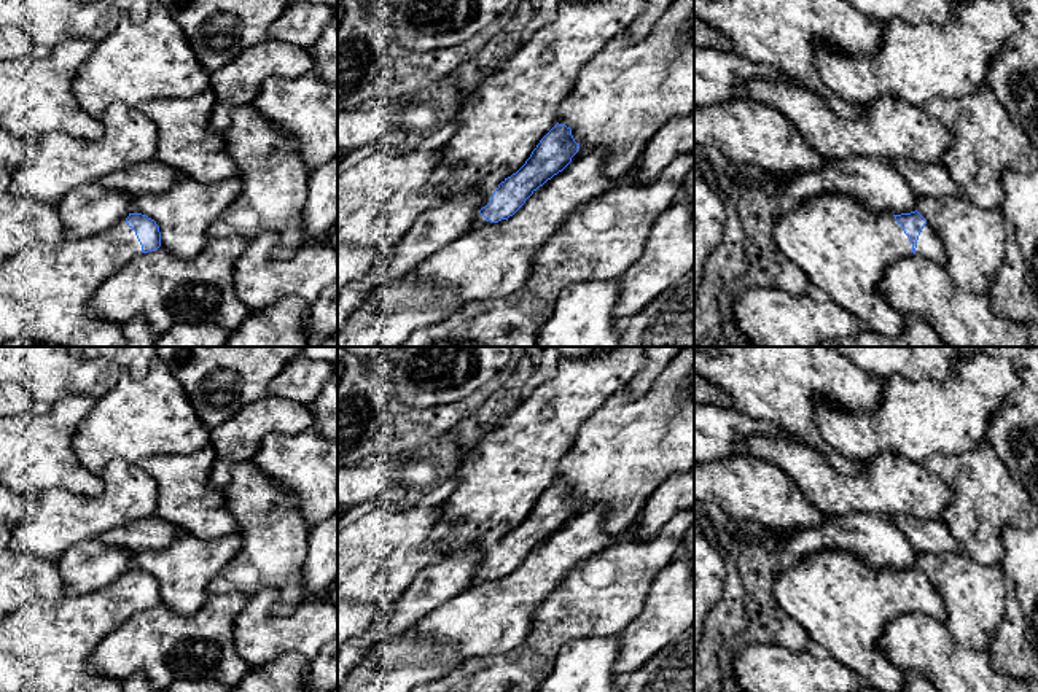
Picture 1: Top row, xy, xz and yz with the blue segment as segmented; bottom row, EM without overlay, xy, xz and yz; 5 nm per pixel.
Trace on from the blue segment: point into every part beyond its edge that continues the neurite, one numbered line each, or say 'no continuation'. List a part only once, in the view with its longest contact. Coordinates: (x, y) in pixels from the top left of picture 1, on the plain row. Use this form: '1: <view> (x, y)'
1: xz (502, 478)

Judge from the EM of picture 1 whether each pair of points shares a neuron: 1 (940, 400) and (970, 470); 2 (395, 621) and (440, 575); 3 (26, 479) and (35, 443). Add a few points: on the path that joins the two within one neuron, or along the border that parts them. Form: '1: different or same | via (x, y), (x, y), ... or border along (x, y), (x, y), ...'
1: different | border along (983, 439), (968, 450), (927, 458)
2: same | via (406, 610), (430, 586)
3: same | via (26, 470), (27, 460), (34, 452)

